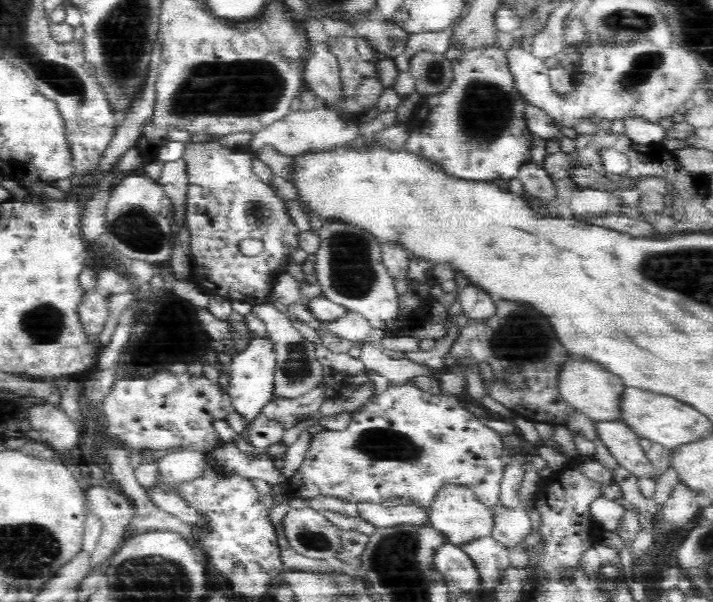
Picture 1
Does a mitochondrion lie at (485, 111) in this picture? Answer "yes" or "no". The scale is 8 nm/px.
yes

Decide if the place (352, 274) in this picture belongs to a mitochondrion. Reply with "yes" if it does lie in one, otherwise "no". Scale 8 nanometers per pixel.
yes

